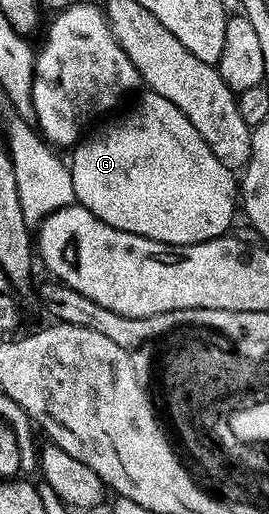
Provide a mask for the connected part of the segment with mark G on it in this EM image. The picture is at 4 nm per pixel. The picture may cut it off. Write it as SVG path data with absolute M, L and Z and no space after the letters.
M148 90L142 92L142 96L134 102L133 109L126 116L121 116L118 120L103 125L98 132L90 131L88 133L88 136L90 135L89 140L87 136L72 149L73 160L68 161L68 166L76 203L82 204L87 210L91 210L91 214L95 214L95 218L107 222L107 226L115 226L124 232L146 236L164 244L198 244L199 242L213 240L217 236L226 235L232 229L229 227L233 224L233 211L236 208L238 211L239 208L239 184L234 173L223 162L219 162L219 158L215 158L211 146L207 146L207 142L203 142L199 130L195 130L195 126L191 126L187 114L183 114L183 110L179 110L179 106L175 106L175 102L167 102L167 98L163 98L163 94L158 92Z

